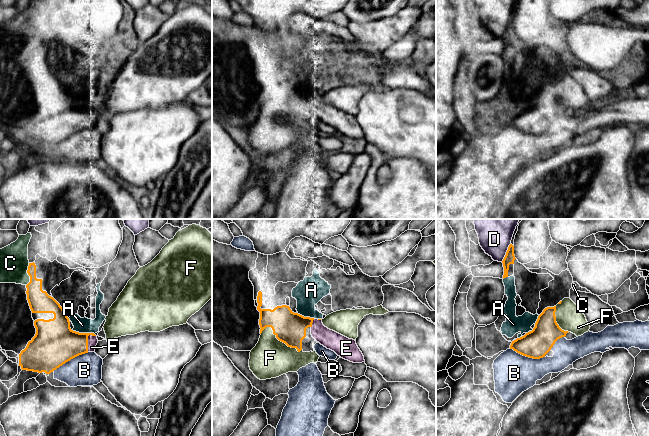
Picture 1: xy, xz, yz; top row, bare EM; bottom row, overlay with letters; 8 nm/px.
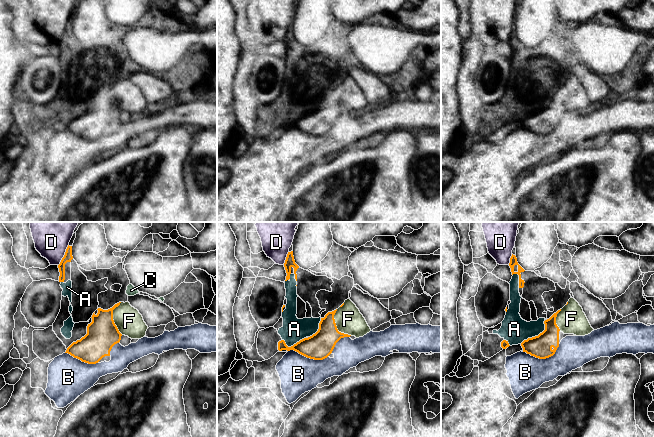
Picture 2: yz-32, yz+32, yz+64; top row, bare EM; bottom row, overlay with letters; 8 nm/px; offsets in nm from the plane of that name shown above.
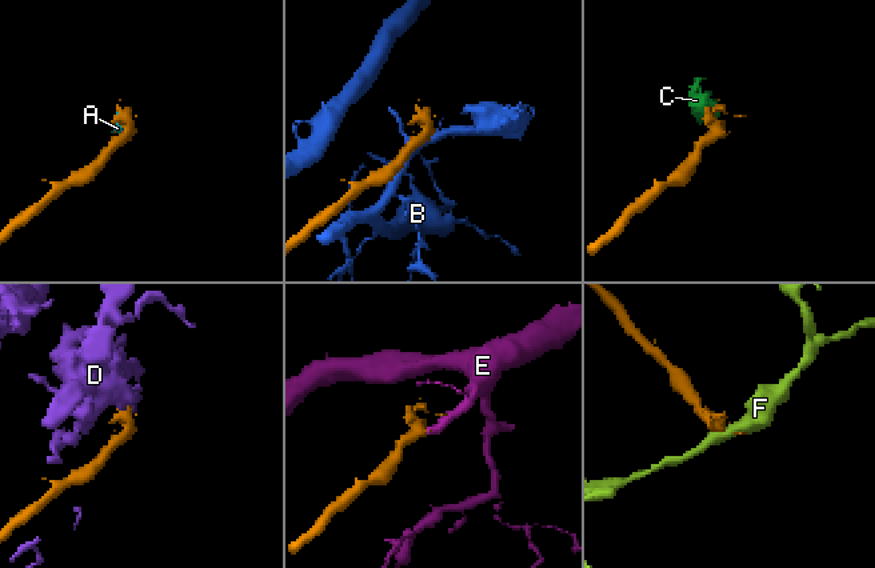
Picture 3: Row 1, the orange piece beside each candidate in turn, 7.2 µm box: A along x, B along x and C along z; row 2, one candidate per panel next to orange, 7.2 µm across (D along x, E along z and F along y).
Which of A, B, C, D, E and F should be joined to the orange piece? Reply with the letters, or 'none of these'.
E

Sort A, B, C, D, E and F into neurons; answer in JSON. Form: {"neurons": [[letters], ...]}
{"neurons": [["A", "C"], ["B"], ["D"], ["E"], ["F"]]}

